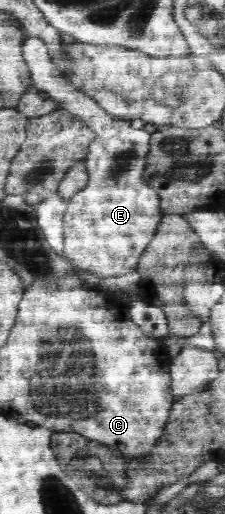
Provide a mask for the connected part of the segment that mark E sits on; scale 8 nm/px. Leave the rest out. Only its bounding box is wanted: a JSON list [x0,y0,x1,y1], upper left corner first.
[23,36,163,278]

